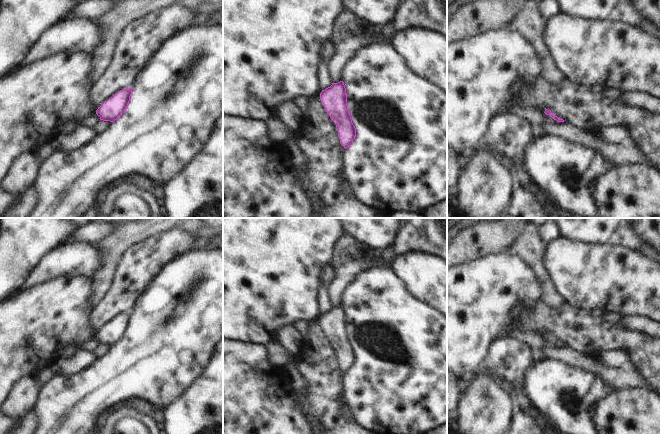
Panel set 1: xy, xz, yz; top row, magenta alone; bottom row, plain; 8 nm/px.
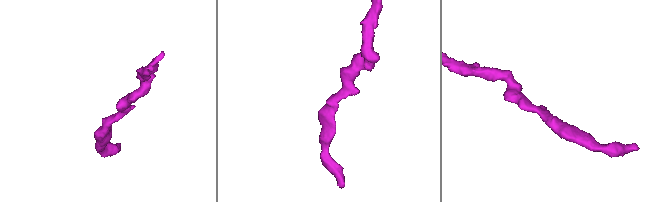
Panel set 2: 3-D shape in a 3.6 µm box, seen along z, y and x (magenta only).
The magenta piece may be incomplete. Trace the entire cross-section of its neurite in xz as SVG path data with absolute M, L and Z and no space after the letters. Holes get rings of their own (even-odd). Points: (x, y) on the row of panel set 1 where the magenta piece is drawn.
M343 81L332 85L320 93L320 99L327 114L335 123L341 144L346 149L356 137L356 128L347 106L347 93Z

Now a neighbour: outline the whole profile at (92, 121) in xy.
M94 114L85 120L83 125L85 127L94 128L98 125L99 122L100 122L100 117L97 114Z

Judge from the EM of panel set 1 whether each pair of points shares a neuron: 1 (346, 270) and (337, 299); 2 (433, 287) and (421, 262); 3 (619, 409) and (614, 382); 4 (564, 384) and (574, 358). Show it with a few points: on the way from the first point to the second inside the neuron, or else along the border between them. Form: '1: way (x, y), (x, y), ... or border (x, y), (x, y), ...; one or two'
1: way (344, 277), (338, 286), (337, 292); one
2: way (432, 281), (421, 268); one
3: border (626, 387), (613, 390); two
4: border (549, 358), (588, 371), (593, 375); two

